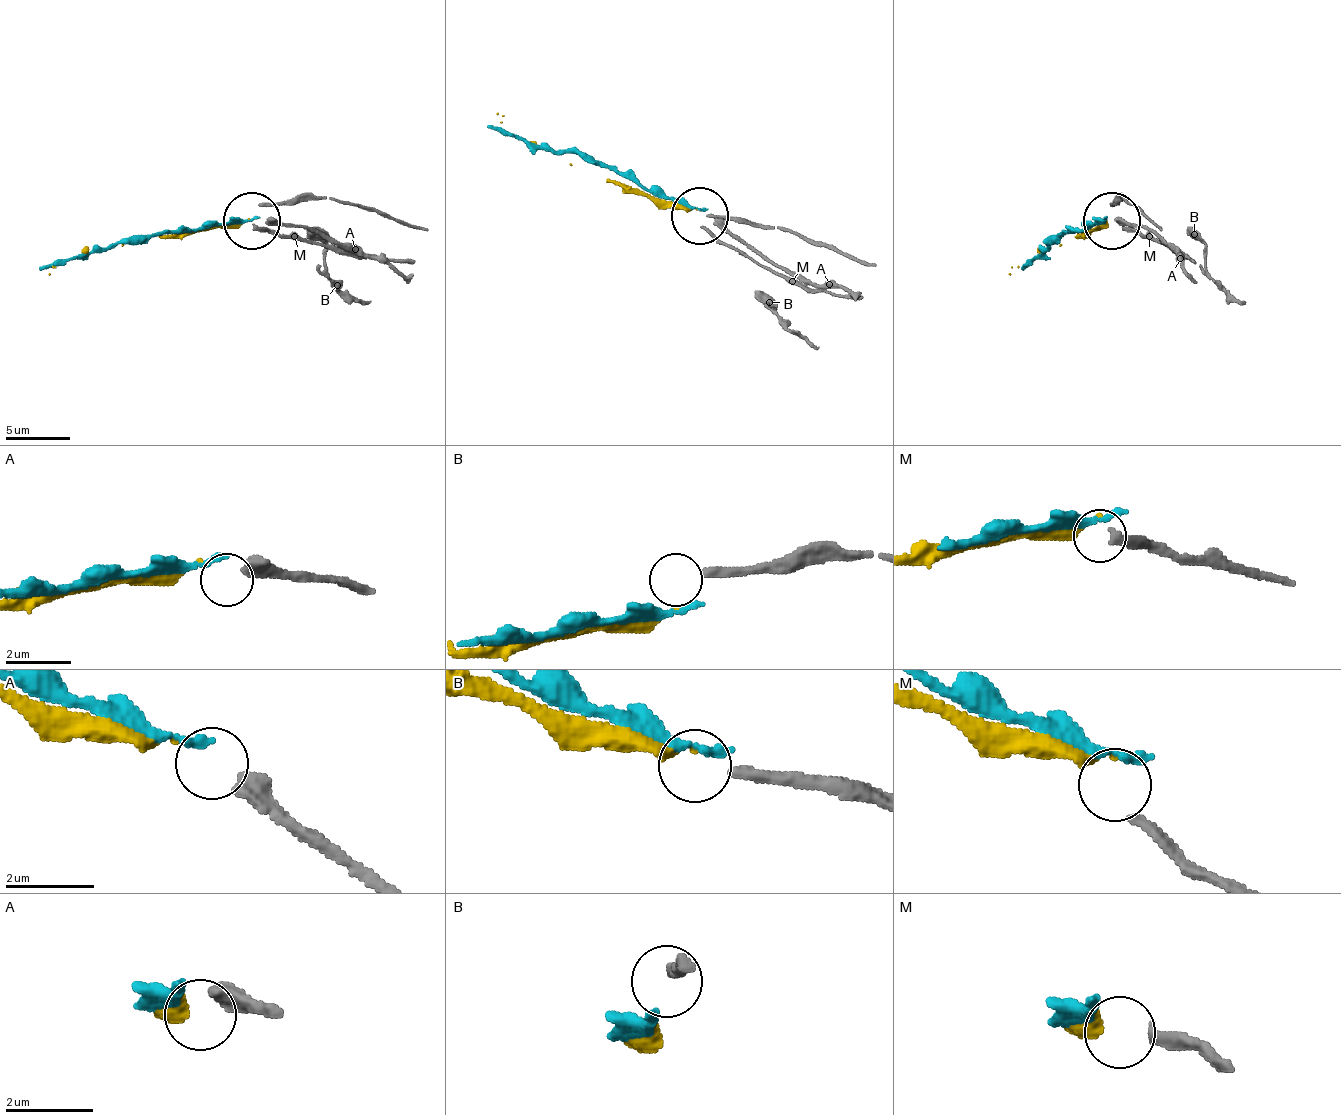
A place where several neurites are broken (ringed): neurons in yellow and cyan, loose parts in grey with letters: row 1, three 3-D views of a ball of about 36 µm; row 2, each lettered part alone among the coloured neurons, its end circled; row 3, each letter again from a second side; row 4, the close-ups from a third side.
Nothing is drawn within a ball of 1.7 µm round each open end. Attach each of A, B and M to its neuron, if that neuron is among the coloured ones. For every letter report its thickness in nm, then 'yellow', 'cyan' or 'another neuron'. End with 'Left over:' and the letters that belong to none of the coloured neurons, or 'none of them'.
A: calibre 480 nm; cyan
B: calibre 260 nm; another neuron
M: calibre 220 nm; yellow
Left over: B

